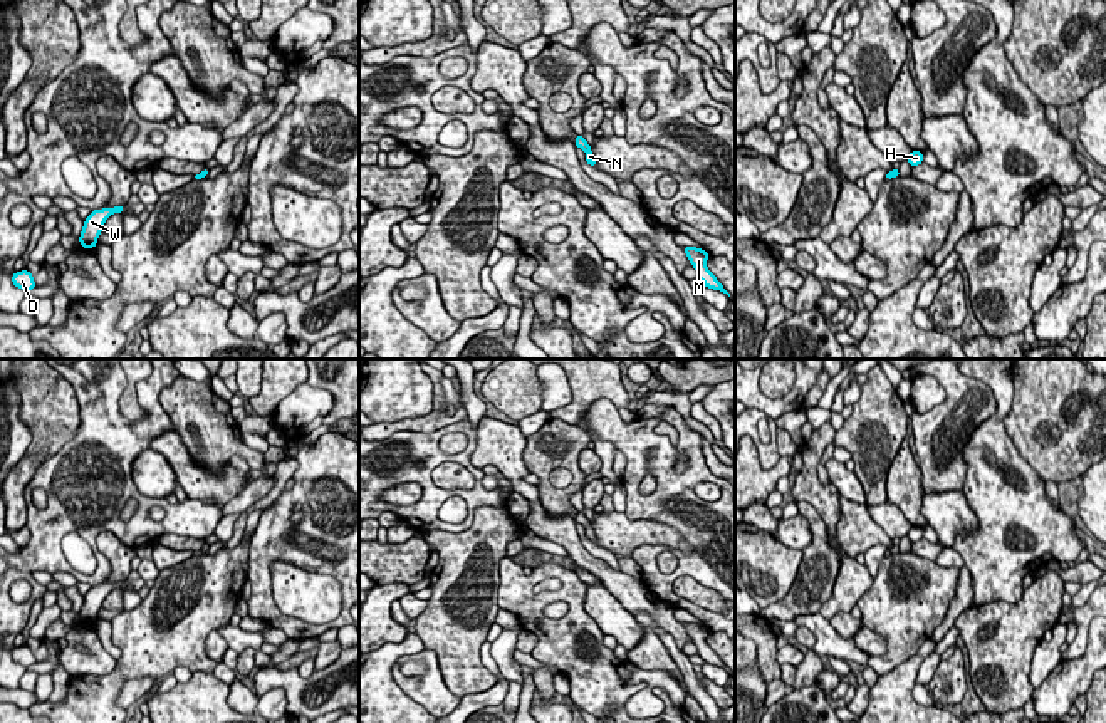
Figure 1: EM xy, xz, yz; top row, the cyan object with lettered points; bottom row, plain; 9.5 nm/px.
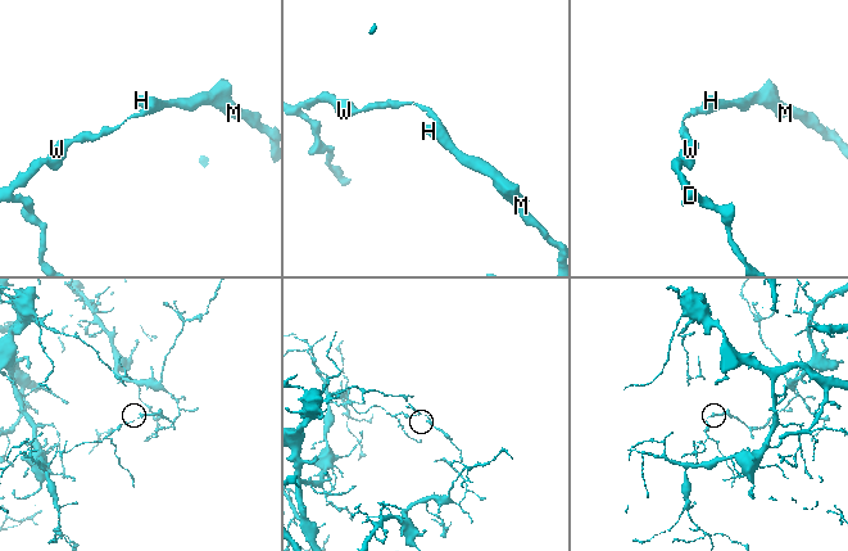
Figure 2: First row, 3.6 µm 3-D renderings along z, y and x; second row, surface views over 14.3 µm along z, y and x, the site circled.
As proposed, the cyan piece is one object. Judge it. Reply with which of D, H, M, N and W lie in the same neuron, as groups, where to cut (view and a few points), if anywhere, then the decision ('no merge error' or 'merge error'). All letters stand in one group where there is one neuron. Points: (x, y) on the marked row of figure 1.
D W / H M N | xy (200, 175), (205, 176) | merge error

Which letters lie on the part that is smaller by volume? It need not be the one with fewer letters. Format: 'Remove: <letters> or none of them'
Remove: H, M, N

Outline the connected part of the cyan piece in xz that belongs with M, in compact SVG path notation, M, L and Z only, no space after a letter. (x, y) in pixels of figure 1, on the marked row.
M683 247L683 250L703 285L713 290L720 290L730 297L717 277L707 268L707 260L710 258L708 253L696 247Z

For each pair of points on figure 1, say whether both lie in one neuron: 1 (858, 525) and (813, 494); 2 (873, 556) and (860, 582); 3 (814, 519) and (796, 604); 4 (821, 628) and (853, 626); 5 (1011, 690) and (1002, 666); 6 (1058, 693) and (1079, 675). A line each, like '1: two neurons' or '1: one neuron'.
1: two neurons
2: two neurons
3: one neuron
4: two neurons
5: one neuron
6: one neuron

